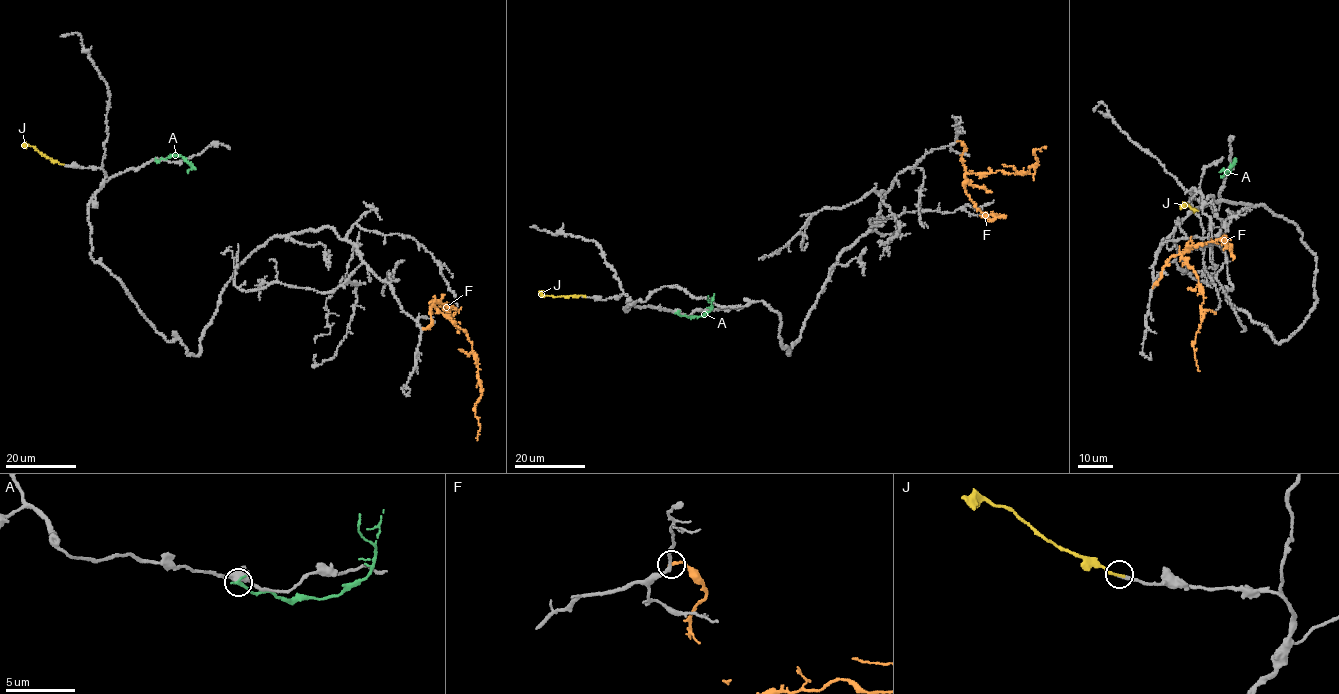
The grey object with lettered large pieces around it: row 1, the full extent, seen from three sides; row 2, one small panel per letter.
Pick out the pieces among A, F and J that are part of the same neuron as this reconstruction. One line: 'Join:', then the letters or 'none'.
Join: J

